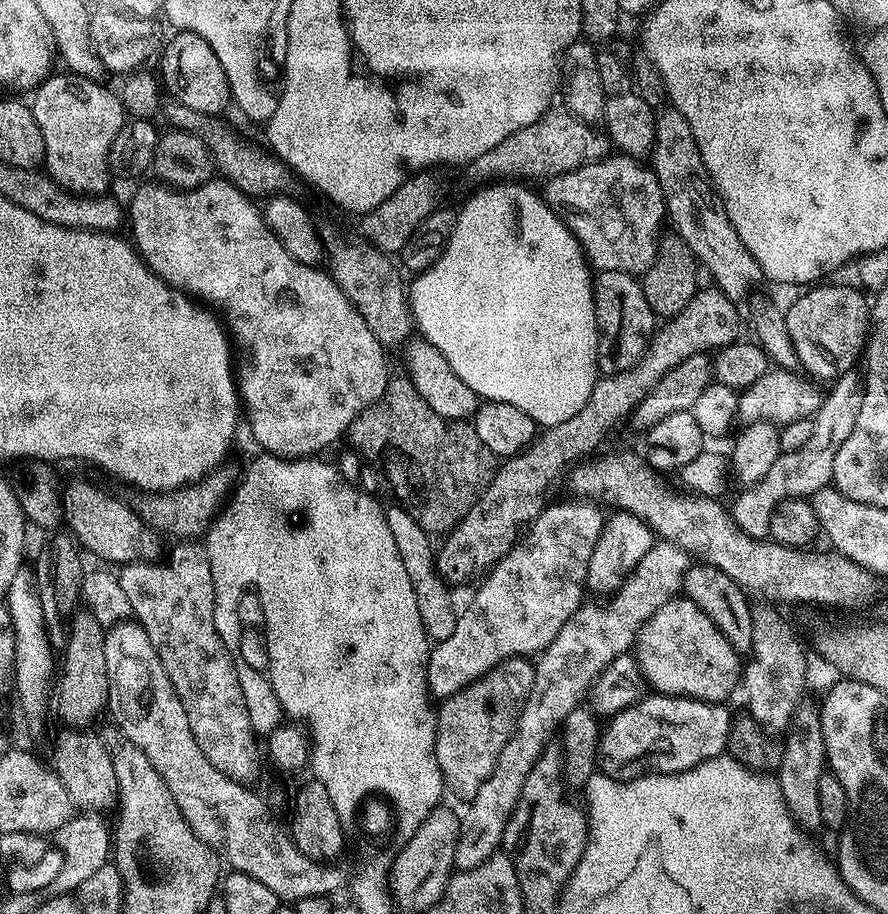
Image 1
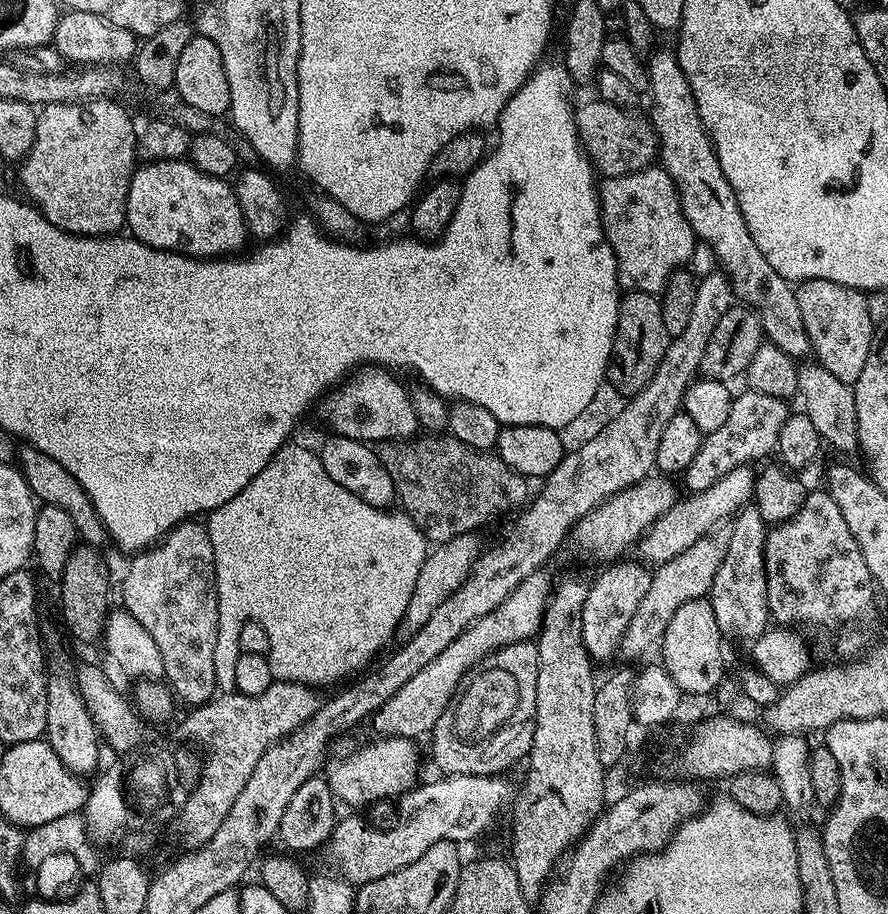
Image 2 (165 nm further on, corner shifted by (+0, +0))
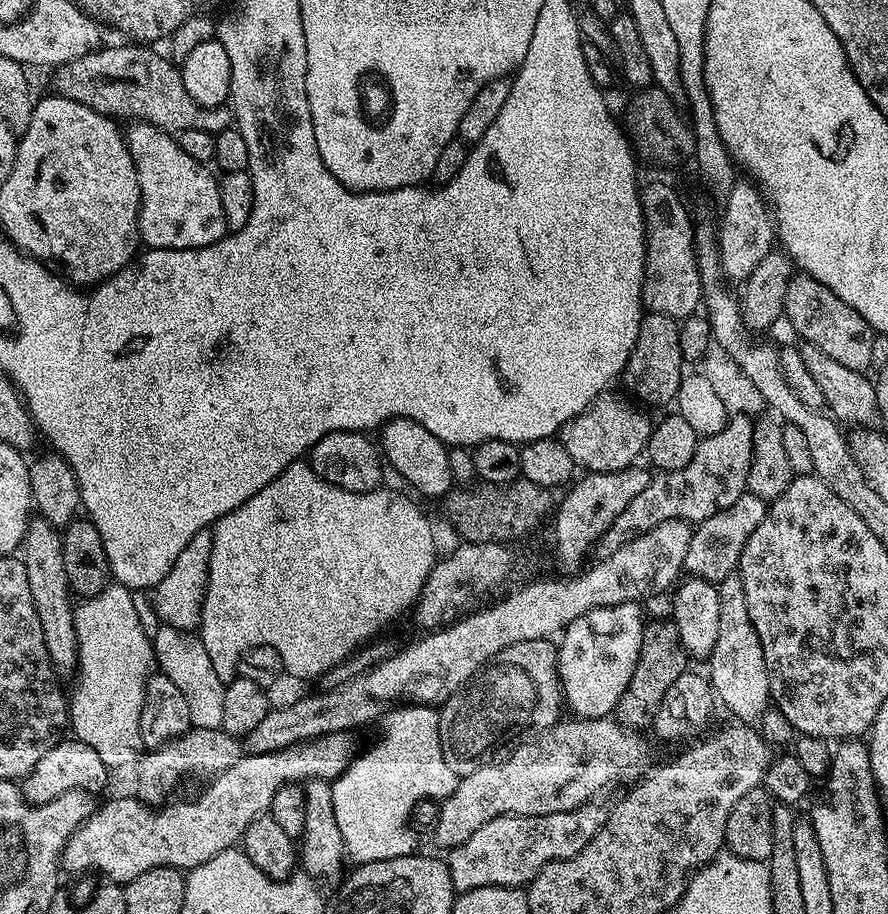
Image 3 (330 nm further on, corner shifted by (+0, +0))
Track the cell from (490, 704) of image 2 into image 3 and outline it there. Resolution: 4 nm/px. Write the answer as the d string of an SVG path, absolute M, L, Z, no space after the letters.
M551 639L518 642L484 665L459 692L456 692L439 709L440 749L457 777L469 776L474 770L493 763L509 750L517 747L525 738L552 728L561 719L562 693L560 690L560 670L556 666L558 648Z

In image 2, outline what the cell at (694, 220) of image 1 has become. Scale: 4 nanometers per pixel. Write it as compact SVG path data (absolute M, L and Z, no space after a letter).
M671 47L659 48L646 60L648 92L652 96L650 119L660 139L659 163L668 171L678 190L680 205L697 241L704 241L713 248L717 265L731 280L735 299L759 314L767 343L778 346L790 357L804 358L800 356L812 352L812 343L802 323L802 310L798 310L796 288L782 278L782 274L766 262L766 254L754 246L736 192L730 182L726 182L726 174L722 174L718 154L698 114L690 82L686 82L686 74L682 74L680 59Z

